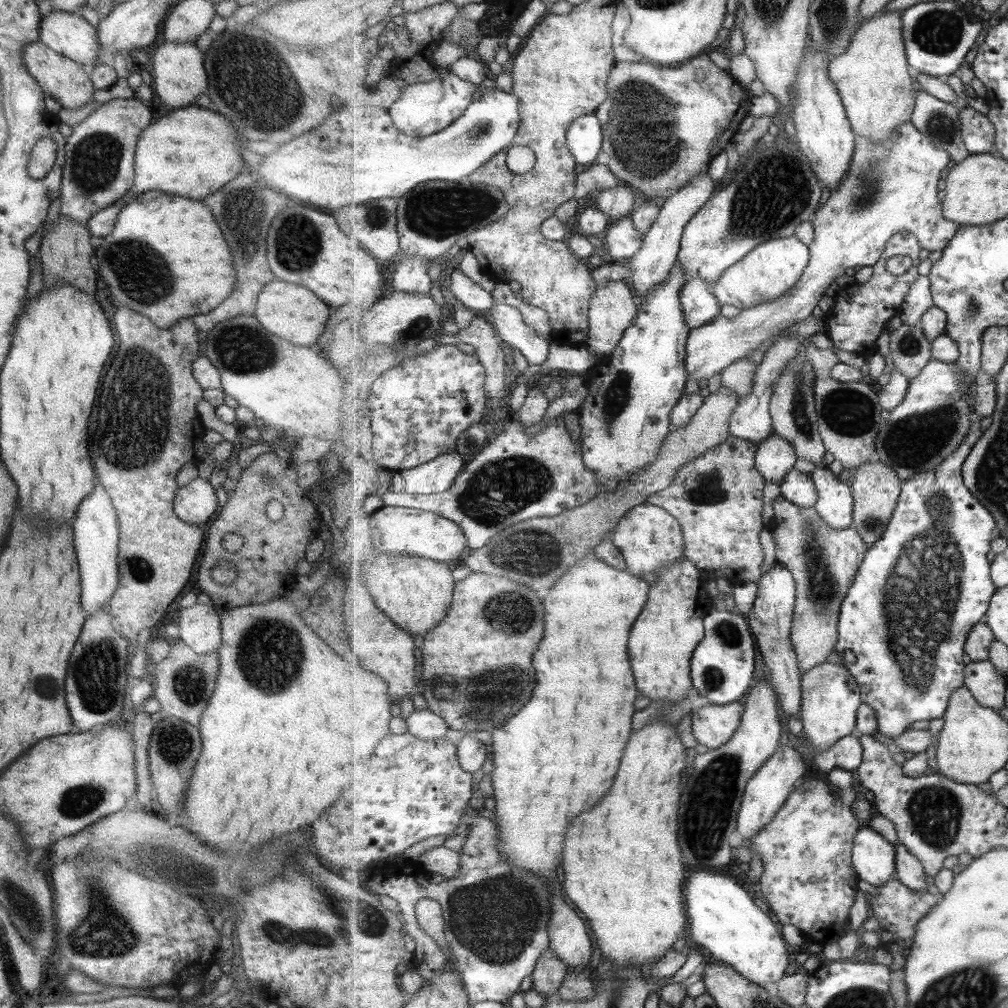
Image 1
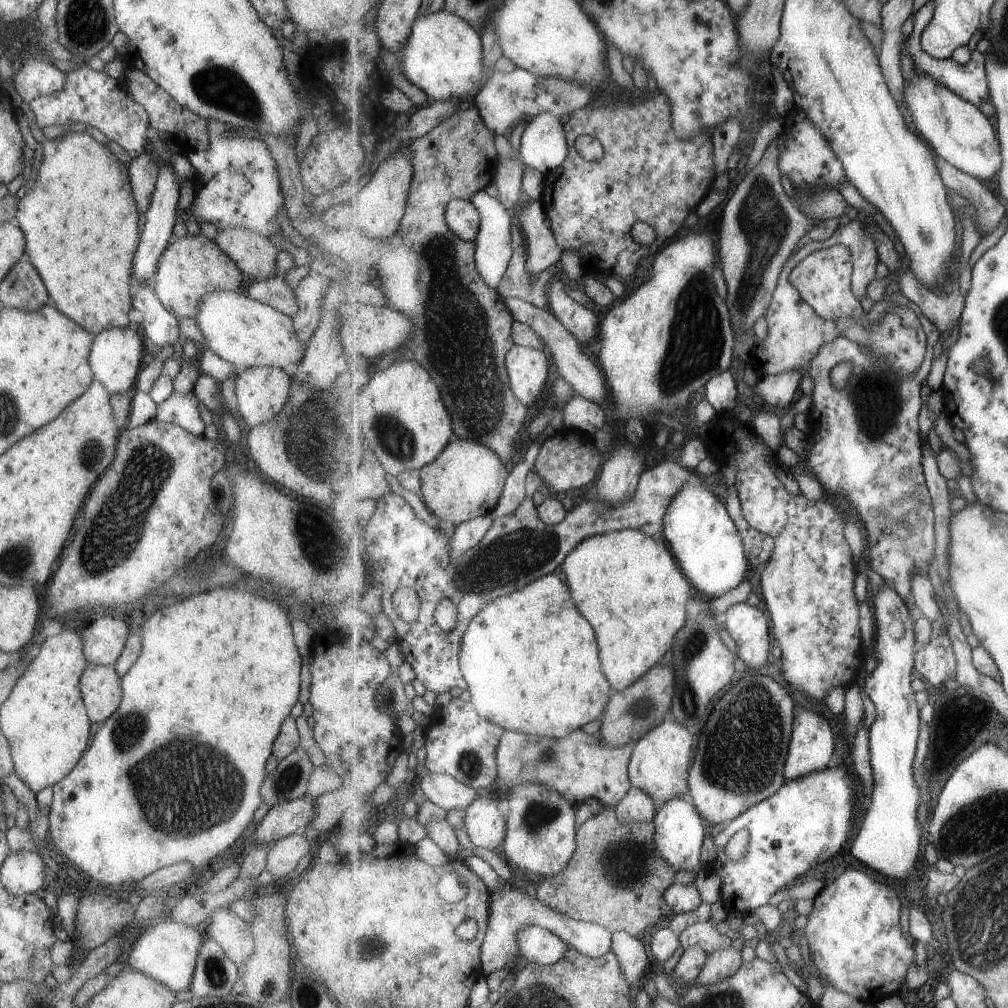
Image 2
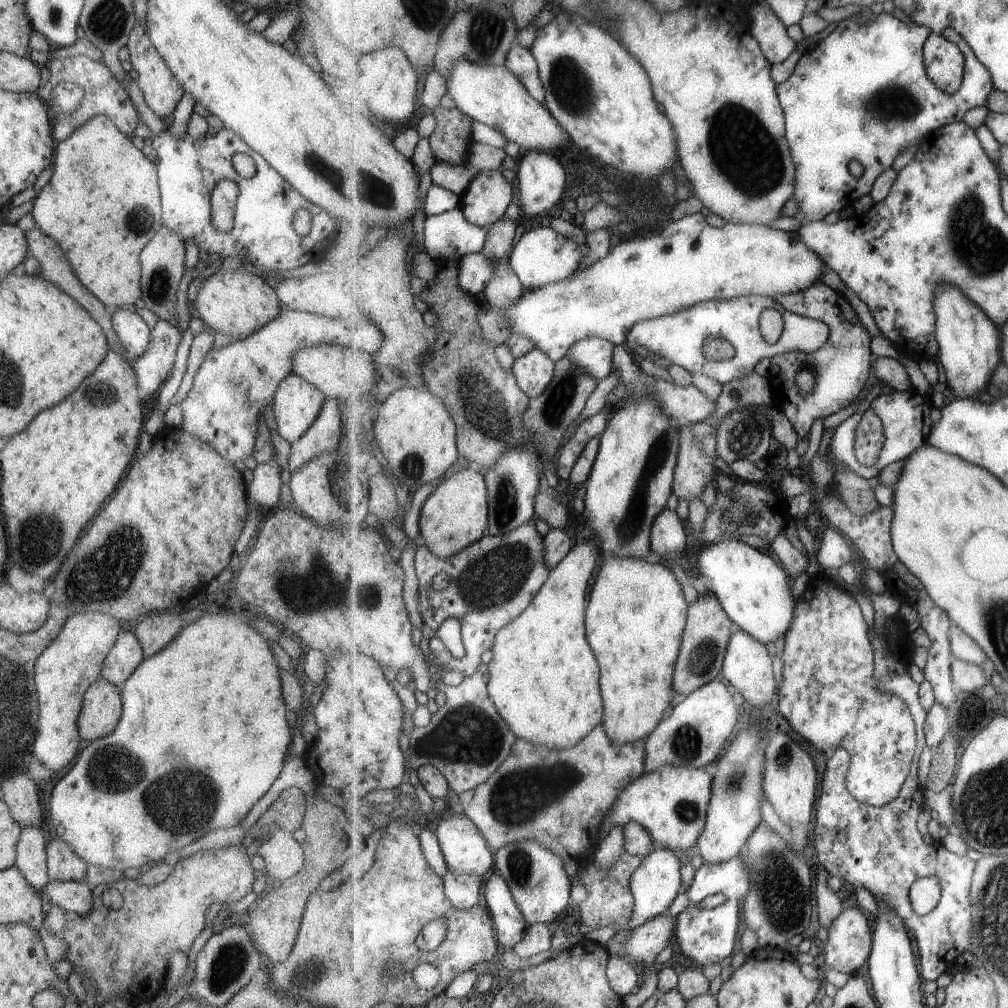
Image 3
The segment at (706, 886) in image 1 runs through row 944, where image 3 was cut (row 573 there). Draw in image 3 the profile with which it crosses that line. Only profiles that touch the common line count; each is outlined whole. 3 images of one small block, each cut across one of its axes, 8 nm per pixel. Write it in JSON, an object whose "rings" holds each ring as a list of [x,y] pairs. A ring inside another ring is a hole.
{"rings":[[[718,541],[697,551],[697,568],[700,577],[709,579],[710,592],[718,596],[736,629],[747,631],[763,644],[777,642],[781,636],[785,640],[796,618],[797,600],[791,590],[793,580],[783,564],[743,542]]]}

